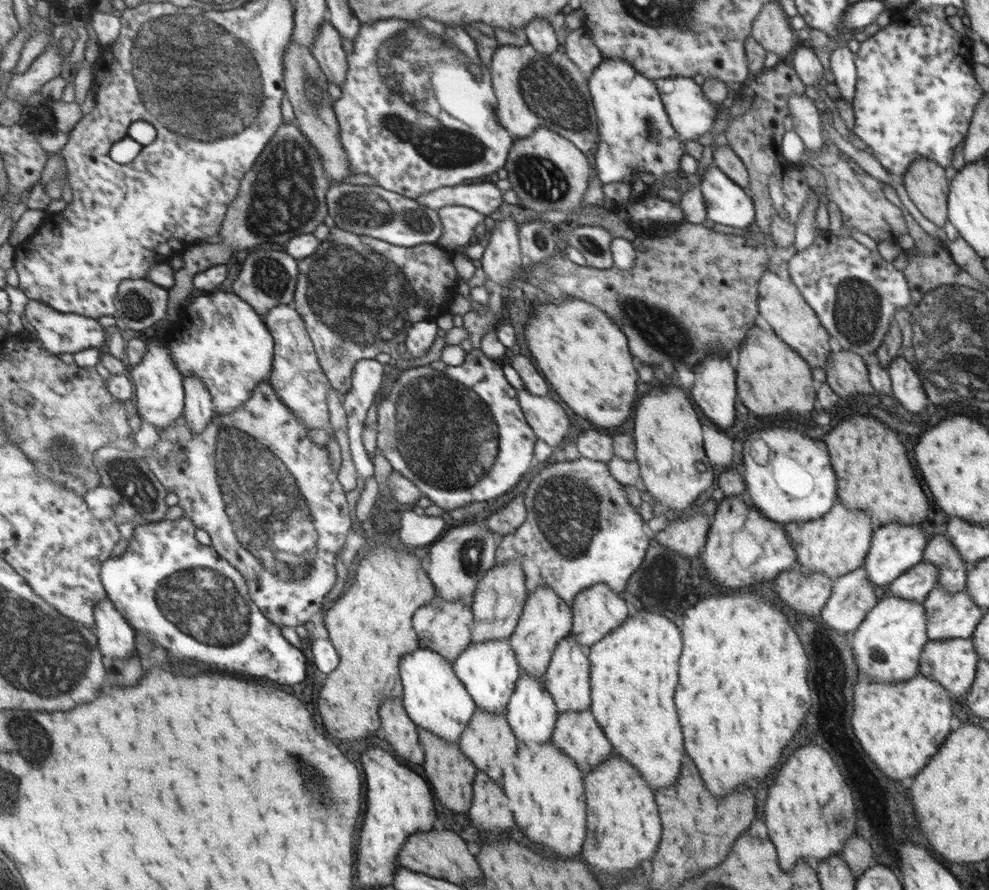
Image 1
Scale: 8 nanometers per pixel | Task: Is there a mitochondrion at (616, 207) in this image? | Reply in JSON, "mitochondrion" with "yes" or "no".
{"mitochondrion":"no"}

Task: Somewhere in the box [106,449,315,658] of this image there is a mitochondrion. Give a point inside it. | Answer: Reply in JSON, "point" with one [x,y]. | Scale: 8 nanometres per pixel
{"point":[207,605]}

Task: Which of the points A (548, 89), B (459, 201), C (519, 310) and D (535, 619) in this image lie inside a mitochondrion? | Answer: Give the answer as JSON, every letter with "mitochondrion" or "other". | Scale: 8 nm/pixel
{"A":"mitochondrion","B":"other","C":"other","D":"other"}

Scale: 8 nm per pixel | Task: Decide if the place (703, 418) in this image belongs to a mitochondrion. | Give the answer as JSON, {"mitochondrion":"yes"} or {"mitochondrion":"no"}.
{"mitochondrion":"no"}

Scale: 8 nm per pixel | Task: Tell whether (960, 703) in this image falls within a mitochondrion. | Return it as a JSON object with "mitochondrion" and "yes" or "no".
{"mitochondrion":"no"}

